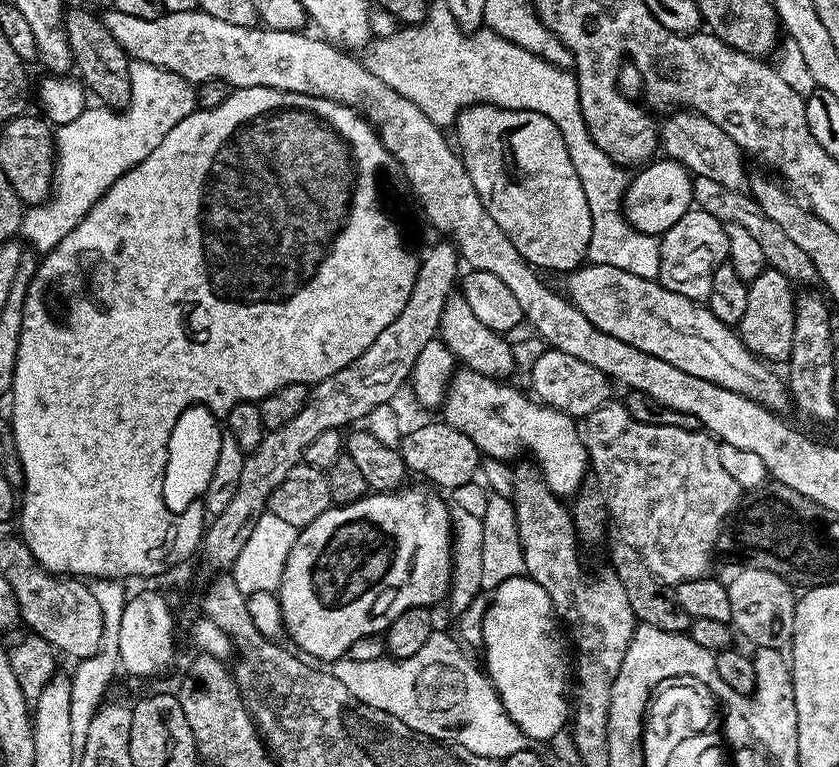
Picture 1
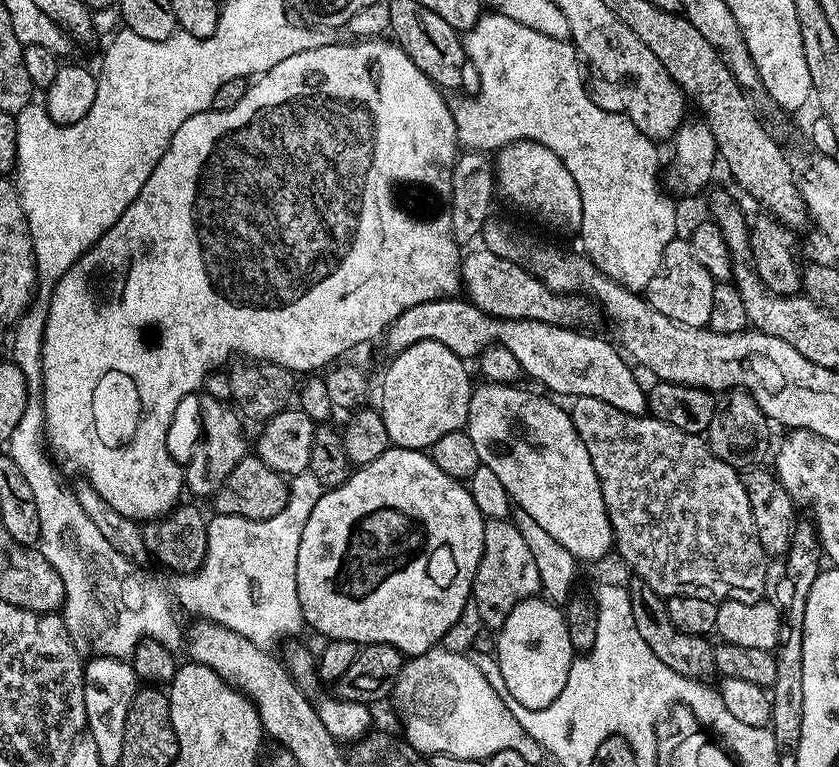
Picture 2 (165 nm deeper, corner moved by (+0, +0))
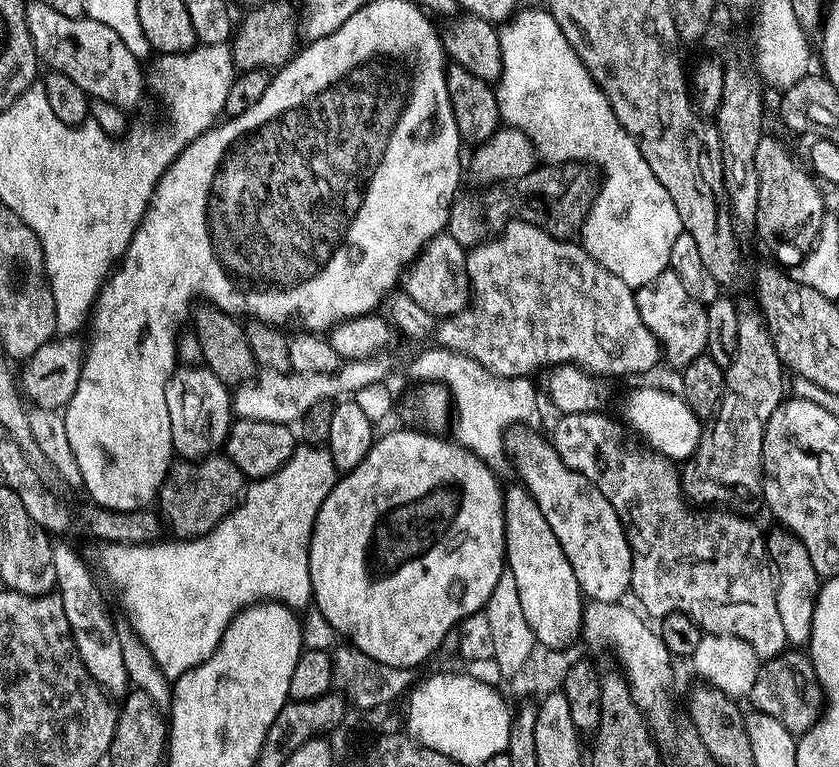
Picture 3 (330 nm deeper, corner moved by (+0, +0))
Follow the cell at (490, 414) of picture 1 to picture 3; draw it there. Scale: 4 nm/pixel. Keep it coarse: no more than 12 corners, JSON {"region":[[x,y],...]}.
{"region":[[540,436],[519,483],[589,601],[623,601],[632,551],[614,506]]}

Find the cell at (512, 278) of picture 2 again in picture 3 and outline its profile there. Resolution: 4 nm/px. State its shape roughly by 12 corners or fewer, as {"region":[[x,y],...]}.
{"region":[[435,236],[402,292],[437,318],[470,303],[468,252]]}

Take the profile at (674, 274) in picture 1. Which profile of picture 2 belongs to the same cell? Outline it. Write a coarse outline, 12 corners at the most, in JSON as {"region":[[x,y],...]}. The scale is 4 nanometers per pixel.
{"region":[[687,239],[666,246],[646,299],[658,314],[702,328],[717,281]]}

